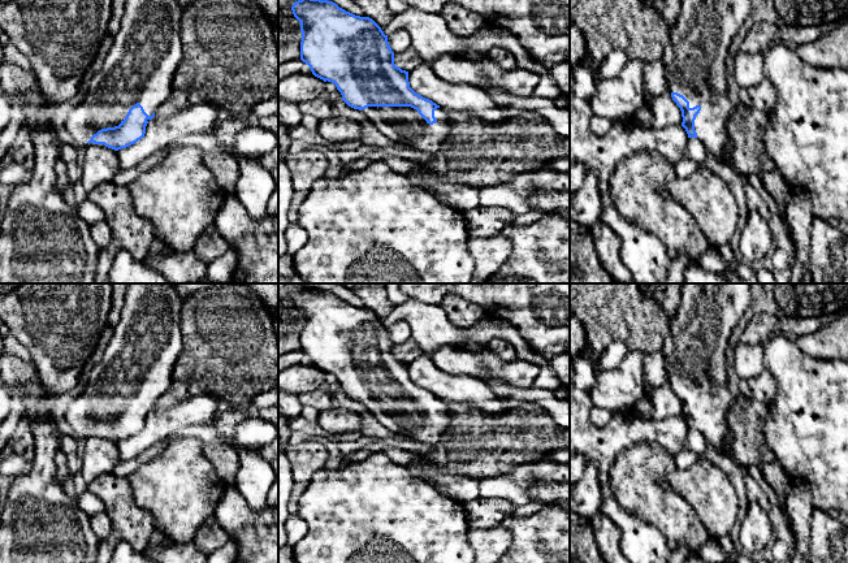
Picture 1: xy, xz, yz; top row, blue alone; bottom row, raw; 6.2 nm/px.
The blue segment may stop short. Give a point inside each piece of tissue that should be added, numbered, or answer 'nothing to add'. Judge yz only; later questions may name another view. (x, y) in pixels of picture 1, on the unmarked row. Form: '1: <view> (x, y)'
1: yz (695, 350)

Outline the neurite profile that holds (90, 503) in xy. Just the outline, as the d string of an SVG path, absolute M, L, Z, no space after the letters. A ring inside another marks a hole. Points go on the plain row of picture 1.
M86 491L77 498L78 506L88 515L105 512L104 503L95 494Z

